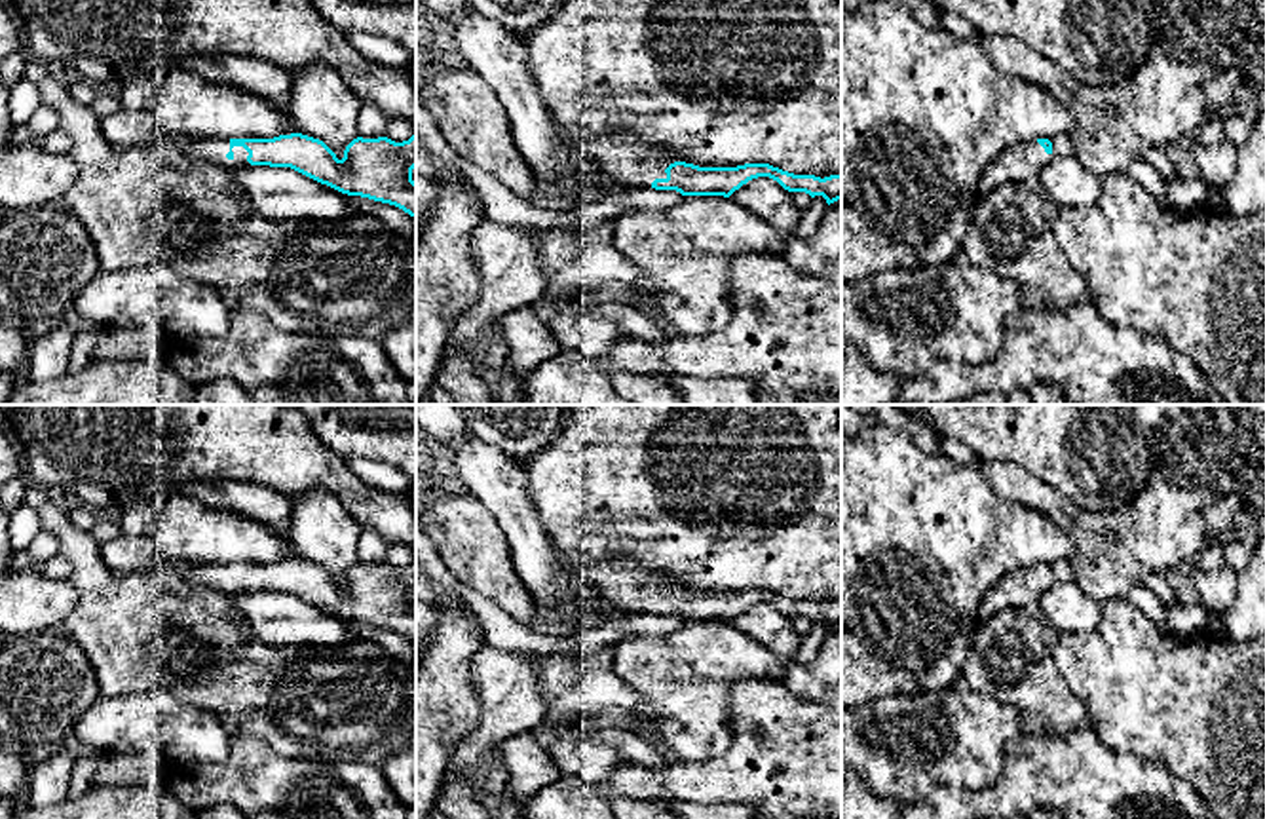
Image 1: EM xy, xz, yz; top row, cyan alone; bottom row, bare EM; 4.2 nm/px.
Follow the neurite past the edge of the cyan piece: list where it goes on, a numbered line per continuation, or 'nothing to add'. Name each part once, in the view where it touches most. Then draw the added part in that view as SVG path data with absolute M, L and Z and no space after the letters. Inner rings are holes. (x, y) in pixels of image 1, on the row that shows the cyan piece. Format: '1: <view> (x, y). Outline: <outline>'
1: xy (213, 151). Outline: M198 139L179 141L184 156L211 162L226 167L228 171L245 169L249 152L243 146L230 146L230 139Z

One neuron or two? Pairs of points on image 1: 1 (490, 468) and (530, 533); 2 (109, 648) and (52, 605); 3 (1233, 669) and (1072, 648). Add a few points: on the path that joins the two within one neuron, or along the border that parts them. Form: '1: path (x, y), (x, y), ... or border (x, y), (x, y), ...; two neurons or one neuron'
1: path (500, 483), (506, 498), (521, 517); one neuron
2: border (67, 578), (76, 593), (76, 607), (57, 629); two neurons
3: path (1193, 669), (1112, 669); one neuron

